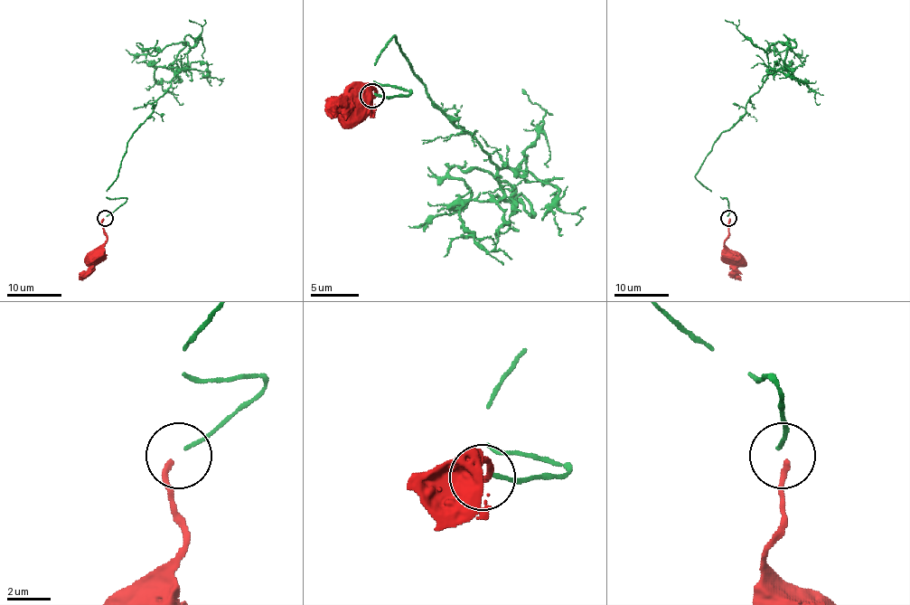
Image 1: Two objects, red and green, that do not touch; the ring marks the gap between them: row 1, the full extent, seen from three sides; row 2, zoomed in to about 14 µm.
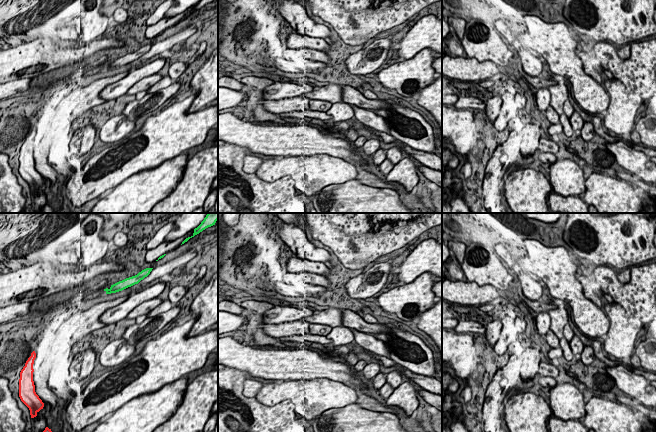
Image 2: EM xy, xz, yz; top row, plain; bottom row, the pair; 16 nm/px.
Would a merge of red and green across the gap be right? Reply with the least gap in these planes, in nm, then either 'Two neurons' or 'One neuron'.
Distance 1500 nm. Two neurons

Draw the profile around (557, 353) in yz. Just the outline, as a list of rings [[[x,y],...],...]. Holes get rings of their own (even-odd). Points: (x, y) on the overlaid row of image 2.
[[[560,347],[551,348],[548,353],[548,356],[549,356],[550,360],[553,360],[555,358],[561,360],[563,358],[563,352]]]

